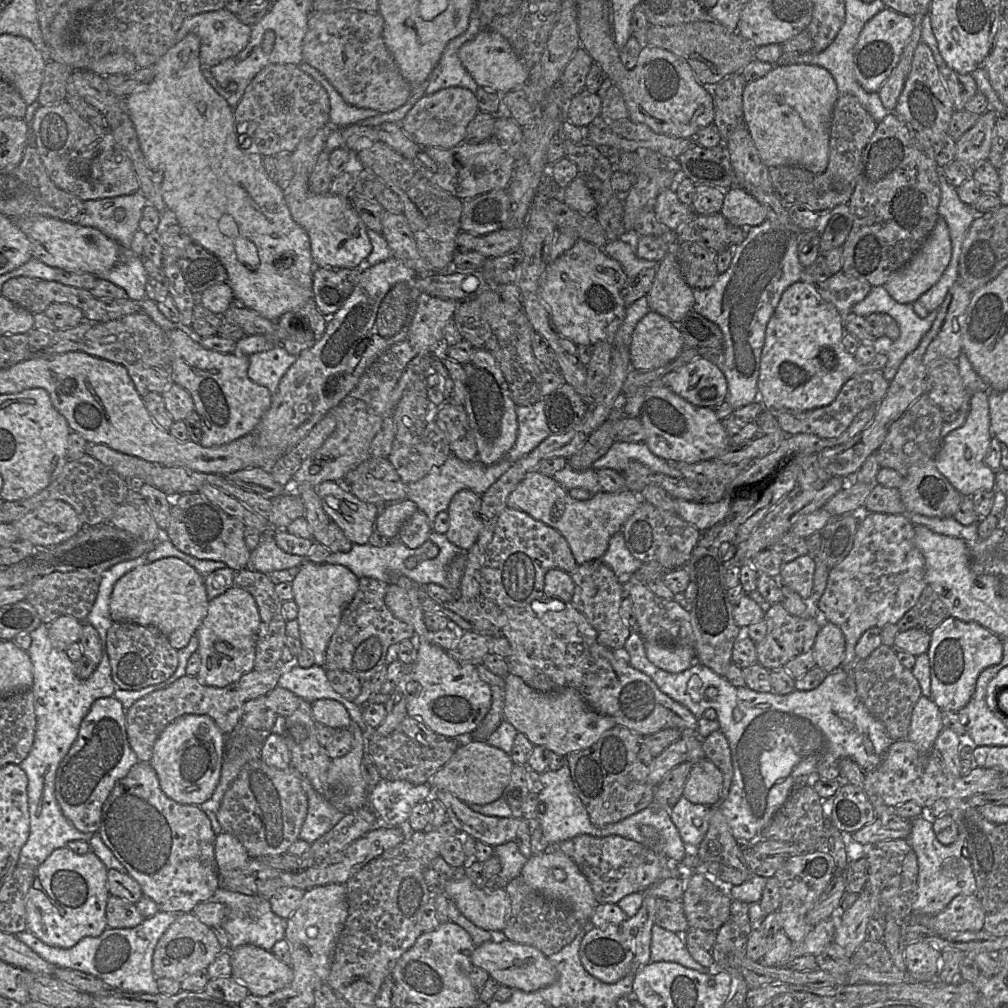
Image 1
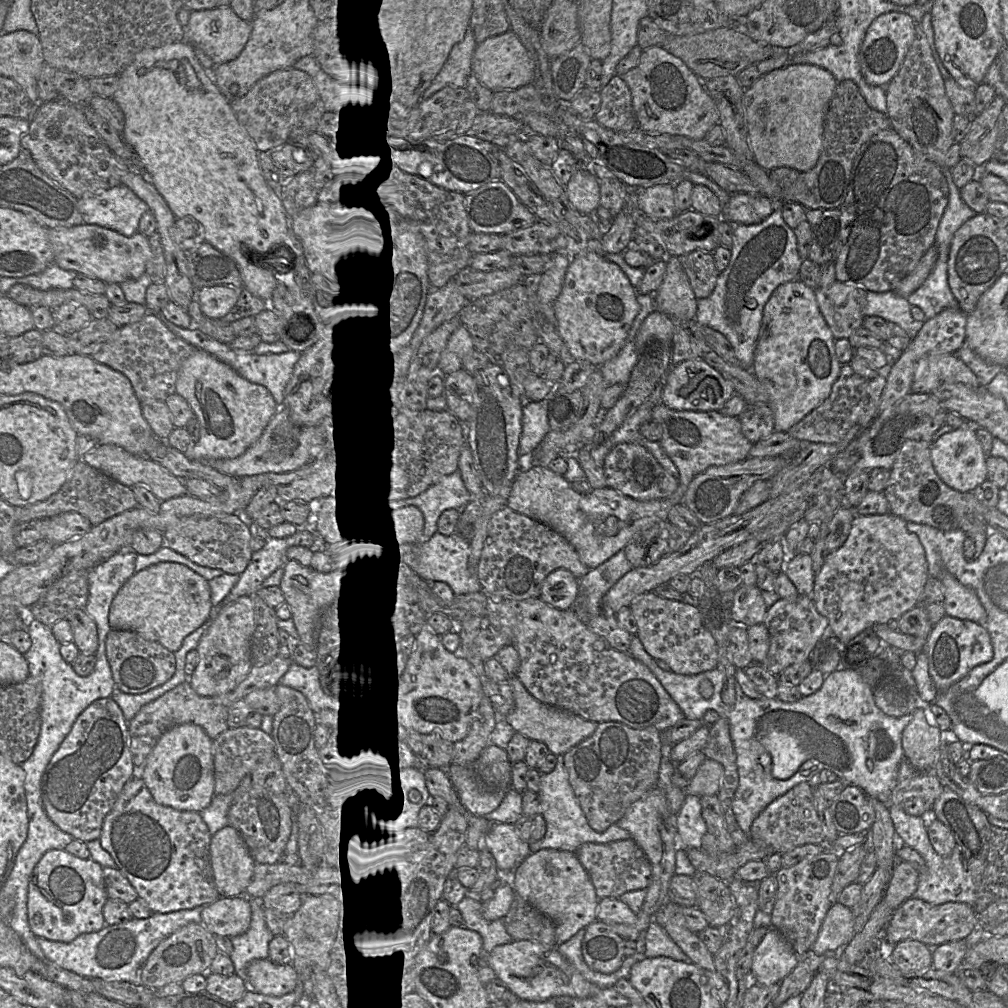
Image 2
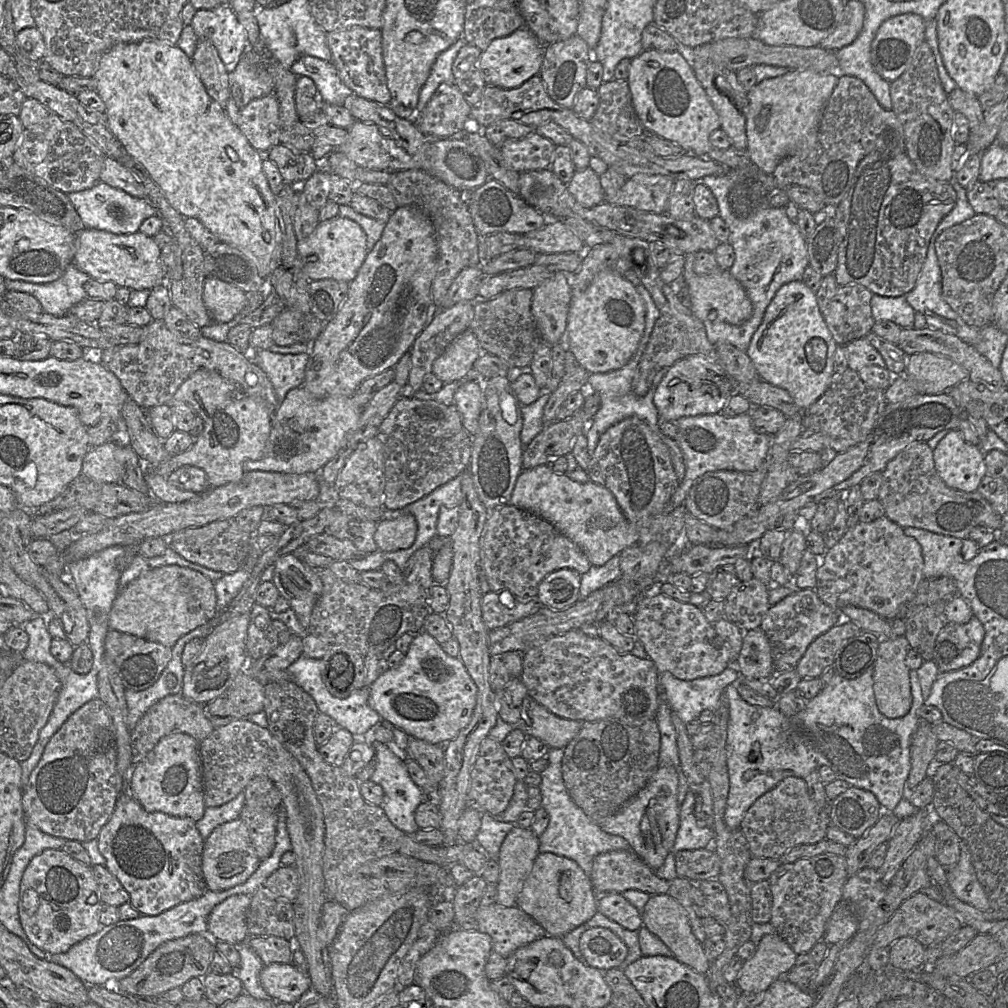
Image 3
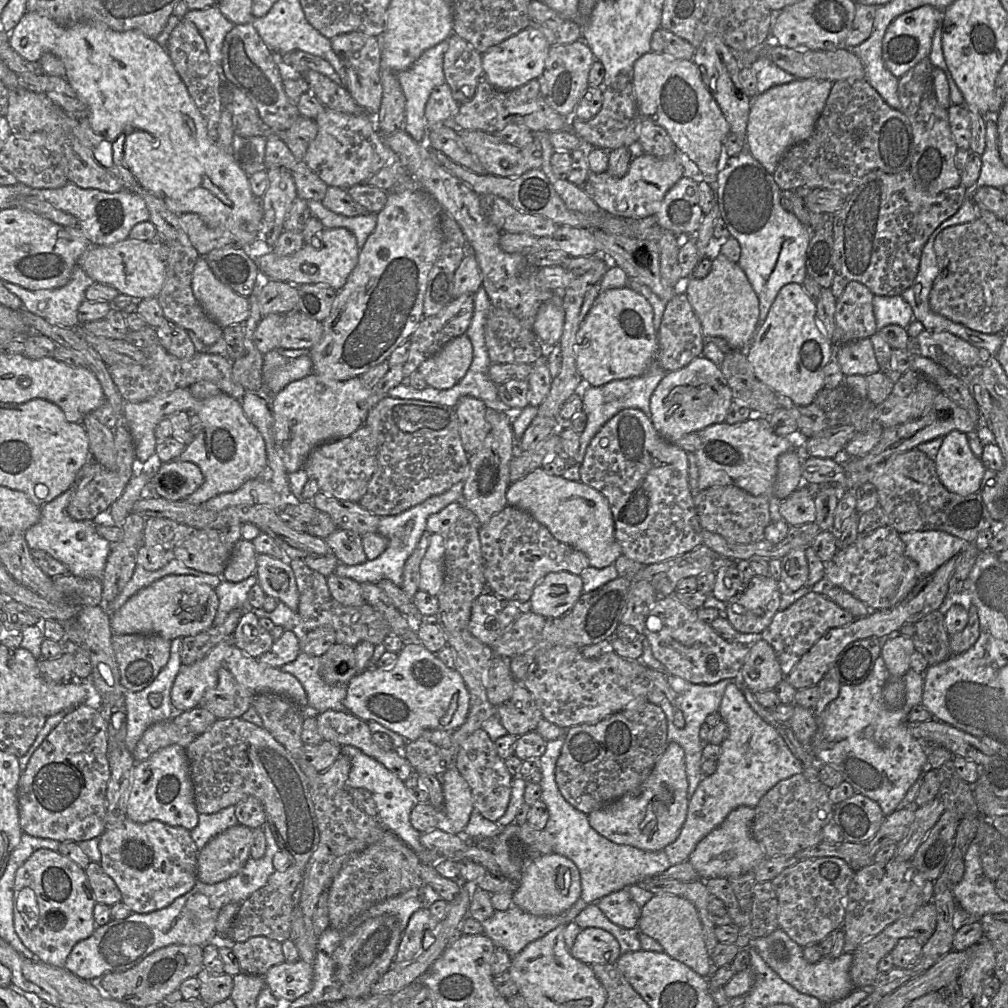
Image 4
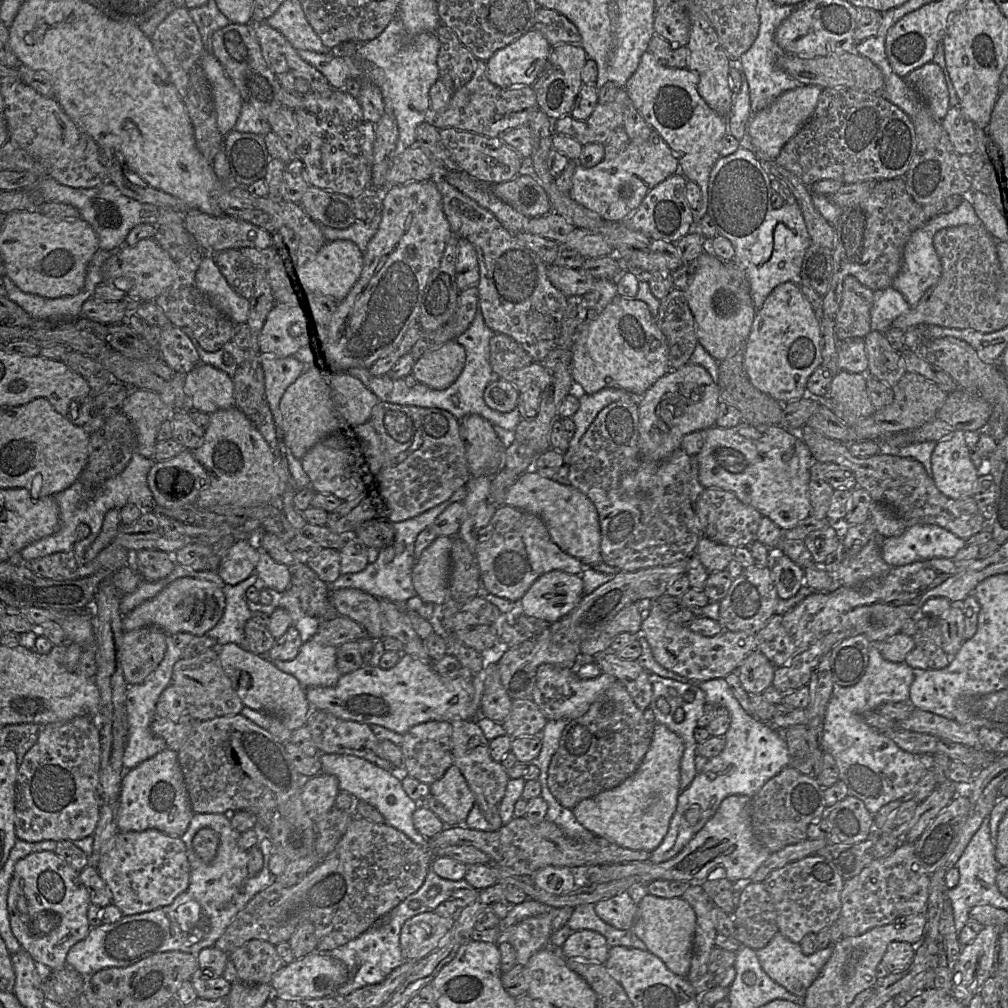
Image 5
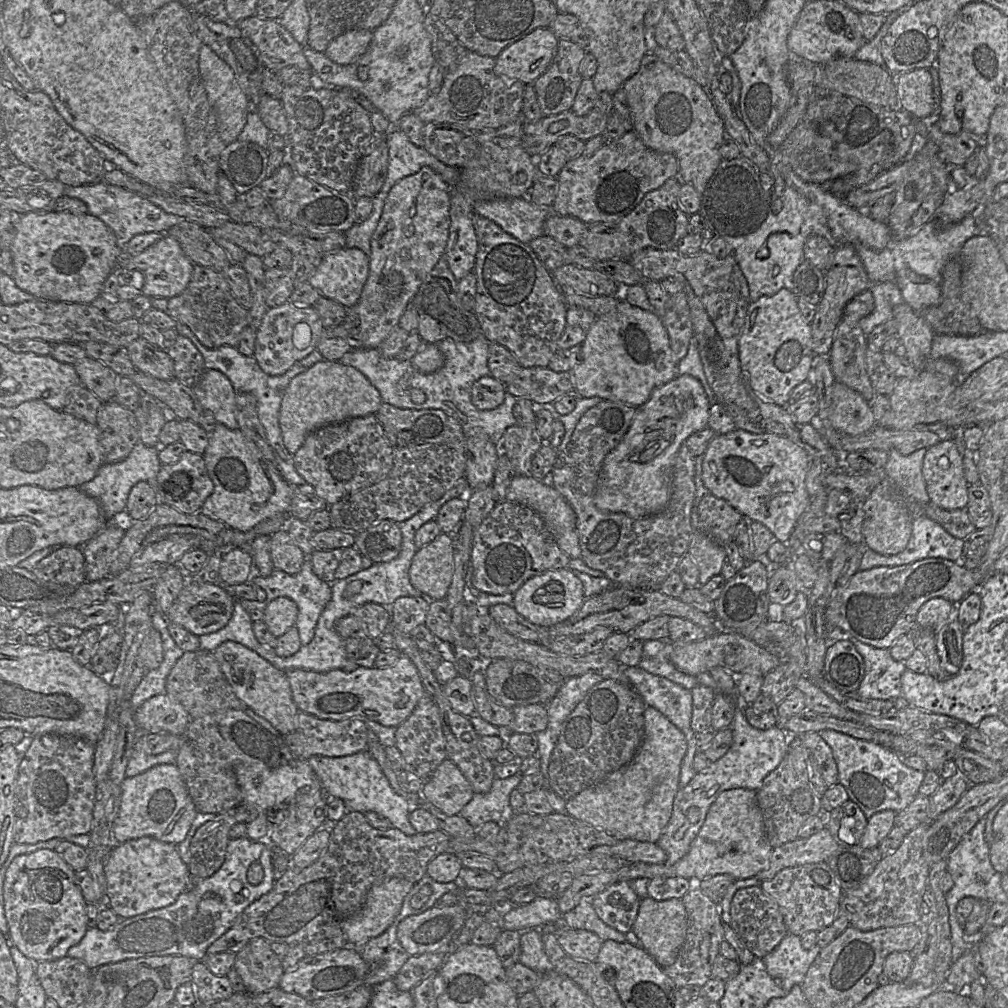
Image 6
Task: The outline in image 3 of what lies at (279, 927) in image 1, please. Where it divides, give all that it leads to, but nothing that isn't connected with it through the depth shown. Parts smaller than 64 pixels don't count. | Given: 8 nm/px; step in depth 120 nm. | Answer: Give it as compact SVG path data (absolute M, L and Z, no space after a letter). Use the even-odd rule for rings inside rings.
M247 941L237 945L237 949L240 953L240 964L238 968L233 969L232 973L240 979L244 991L258 1000L271 999L260 983L260 972L264 967L261 959Z

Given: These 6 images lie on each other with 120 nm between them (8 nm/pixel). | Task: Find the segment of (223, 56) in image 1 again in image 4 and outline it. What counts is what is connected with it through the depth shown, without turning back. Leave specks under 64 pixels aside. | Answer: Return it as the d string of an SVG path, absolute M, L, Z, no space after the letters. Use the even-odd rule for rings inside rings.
M217 5L206 9L188 10L185 19L194 23L203 37L209 58L221 79L221 84L227 82L222 70L222 47L227 33L234 27L220 11Z

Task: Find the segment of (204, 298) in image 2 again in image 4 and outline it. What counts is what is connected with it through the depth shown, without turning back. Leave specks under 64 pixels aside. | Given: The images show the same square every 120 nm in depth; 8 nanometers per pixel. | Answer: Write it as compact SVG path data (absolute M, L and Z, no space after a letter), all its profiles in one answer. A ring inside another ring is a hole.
M203 256L194 266L192 291L205 313L223 329L243 324L249 316L248 298L220 282Z

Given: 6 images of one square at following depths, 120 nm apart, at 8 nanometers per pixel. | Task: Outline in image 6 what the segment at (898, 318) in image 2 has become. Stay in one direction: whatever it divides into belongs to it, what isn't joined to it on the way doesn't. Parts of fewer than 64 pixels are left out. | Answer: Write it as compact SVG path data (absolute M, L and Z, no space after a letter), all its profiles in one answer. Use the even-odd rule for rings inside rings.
M892 281L872 283L870 291L874 298L874 309L859 321L859 326L866 336L876 326L893 318L894 308L904 302L899 287Z

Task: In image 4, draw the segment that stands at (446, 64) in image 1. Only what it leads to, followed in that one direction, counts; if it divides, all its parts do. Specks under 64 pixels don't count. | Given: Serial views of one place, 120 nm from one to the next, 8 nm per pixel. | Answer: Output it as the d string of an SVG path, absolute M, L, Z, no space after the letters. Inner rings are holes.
M449 40L425 50L397 78L406 99L404 130L417 142L425 142L427 122L425 107L431 91L445 82L443 57L449 47Z

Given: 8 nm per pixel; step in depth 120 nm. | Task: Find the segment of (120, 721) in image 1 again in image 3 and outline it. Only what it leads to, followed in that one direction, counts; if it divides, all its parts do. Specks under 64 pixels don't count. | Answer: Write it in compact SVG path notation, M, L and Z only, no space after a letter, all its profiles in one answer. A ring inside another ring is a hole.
M99 698L93 699L93 700L89 701L88 703L86 703L85 705L83 705L81 708L79 708L75 713L73 713L63 723L63 725L60 727L60 729L51 737L51 739L49 740L49 742L46 744L46 746L44 748L44 751L43 751L43 754L41 756L40 761L38 762L37 766L34 768L34 770L30 774L27 784L23 787L22 807L23 807L24 817L25 817L25 830L26 830L26 824L28 824L28 825L35 826L37 829L39 829L40 831L42 831L46 834L49 834L49 835L55 836L55 837L64 838L65 840L73 840L73 841L79 841L80 843L84 843L84 842L87 842L90 840L97 839L102 827L108 822L111 815L113 814L119 796L126 791L126 778L118 773L117 768L116 768L116 760L117 760L116 730L113 725L112 719L108 713L108 709L107 709L105 703Z

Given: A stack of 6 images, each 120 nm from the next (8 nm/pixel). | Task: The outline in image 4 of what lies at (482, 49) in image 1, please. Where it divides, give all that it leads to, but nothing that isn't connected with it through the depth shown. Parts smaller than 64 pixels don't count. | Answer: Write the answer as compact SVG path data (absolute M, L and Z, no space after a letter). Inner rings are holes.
M527 27L483 53L483 76L496 89L507 91L518 88L541 76L550 47L542 32Z

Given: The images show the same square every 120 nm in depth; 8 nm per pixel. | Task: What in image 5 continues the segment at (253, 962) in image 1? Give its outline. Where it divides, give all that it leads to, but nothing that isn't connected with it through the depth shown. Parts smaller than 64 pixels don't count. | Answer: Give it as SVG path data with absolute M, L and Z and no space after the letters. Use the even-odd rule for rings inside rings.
M313 952L301 959L285 964L270 982L275 997L282 999L313 999L334 995L346 980L345 967L326 954Z

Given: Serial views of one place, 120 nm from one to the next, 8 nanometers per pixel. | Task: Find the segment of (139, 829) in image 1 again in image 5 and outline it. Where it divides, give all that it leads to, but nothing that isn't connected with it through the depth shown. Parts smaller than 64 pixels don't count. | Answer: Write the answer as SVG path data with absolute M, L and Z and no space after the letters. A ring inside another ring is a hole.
M157 829L118 832L101 856L98 872L112 893L112 904L124 916L140 914L171 904L189 886L190 864L186 846L178 837Z

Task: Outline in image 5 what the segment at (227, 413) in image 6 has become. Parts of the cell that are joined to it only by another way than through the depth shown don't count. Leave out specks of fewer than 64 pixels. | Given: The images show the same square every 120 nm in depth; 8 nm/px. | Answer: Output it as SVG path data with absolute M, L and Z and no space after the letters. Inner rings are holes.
M199 364L185 376L184 391L190 398L191 410L212 414L234 405L233 380L221 369L212 365Z

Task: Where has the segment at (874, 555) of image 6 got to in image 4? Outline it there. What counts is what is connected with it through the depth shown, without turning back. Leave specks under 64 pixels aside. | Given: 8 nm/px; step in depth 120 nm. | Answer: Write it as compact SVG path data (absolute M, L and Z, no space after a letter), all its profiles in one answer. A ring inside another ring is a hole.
M939 530L899 533L905 544L905 555L917 563L919 577L932 574L968 543Z

